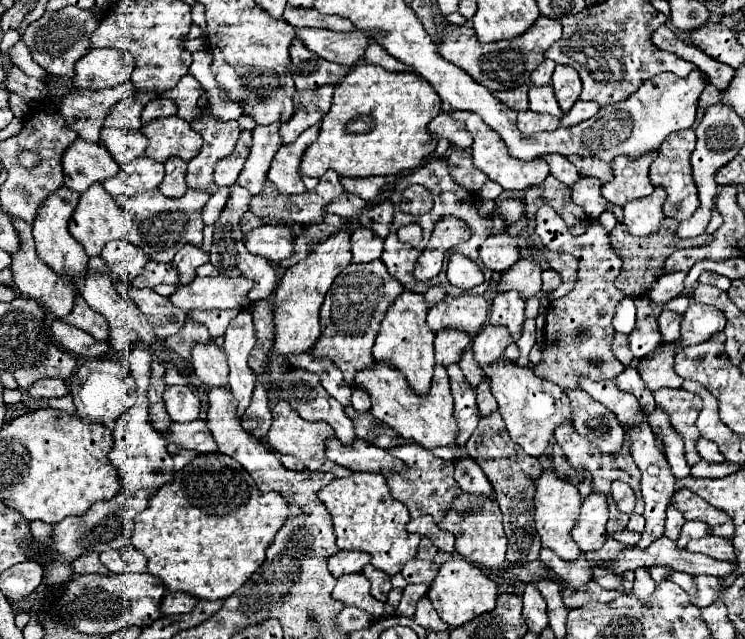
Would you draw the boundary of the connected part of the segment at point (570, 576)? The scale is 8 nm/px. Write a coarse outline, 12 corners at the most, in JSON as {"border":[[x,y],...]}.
{"border":[[542,549],[540,559],[566,583],[582,587],[592,581],[586,555],[562,561],[552,549]]}

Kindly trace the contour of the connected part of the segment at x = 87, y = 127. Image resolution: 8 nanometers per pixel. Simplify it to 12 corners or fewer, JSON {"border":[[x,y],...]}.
{"border":[[132,81],[102,91],[70,91],[60,105],[66,123],[98,141],[110,109]]}

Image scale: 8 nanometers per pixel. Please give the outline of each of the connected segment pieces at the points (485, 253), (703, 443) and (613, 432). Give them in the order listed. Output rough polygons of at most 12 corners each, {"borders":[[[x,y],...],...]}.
{"borders":[[[508,233],[490,235],[480,247],[488,269],[502,273],[520,259]],[[700,437],[696,443],[700,457],[718,463],[722,453],[712,441]],[[568,389],[576,431],[602,453],[622,447],[616,415],[582,389]]]}

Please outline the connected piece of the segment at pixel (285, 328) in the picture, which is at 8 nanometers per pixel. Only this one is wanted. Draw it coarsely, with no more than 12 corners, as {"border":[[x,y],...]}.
{"border":[[350,231],[288,267],[274,301],[272,355],[320,337],[320,307],[352,261]]}

